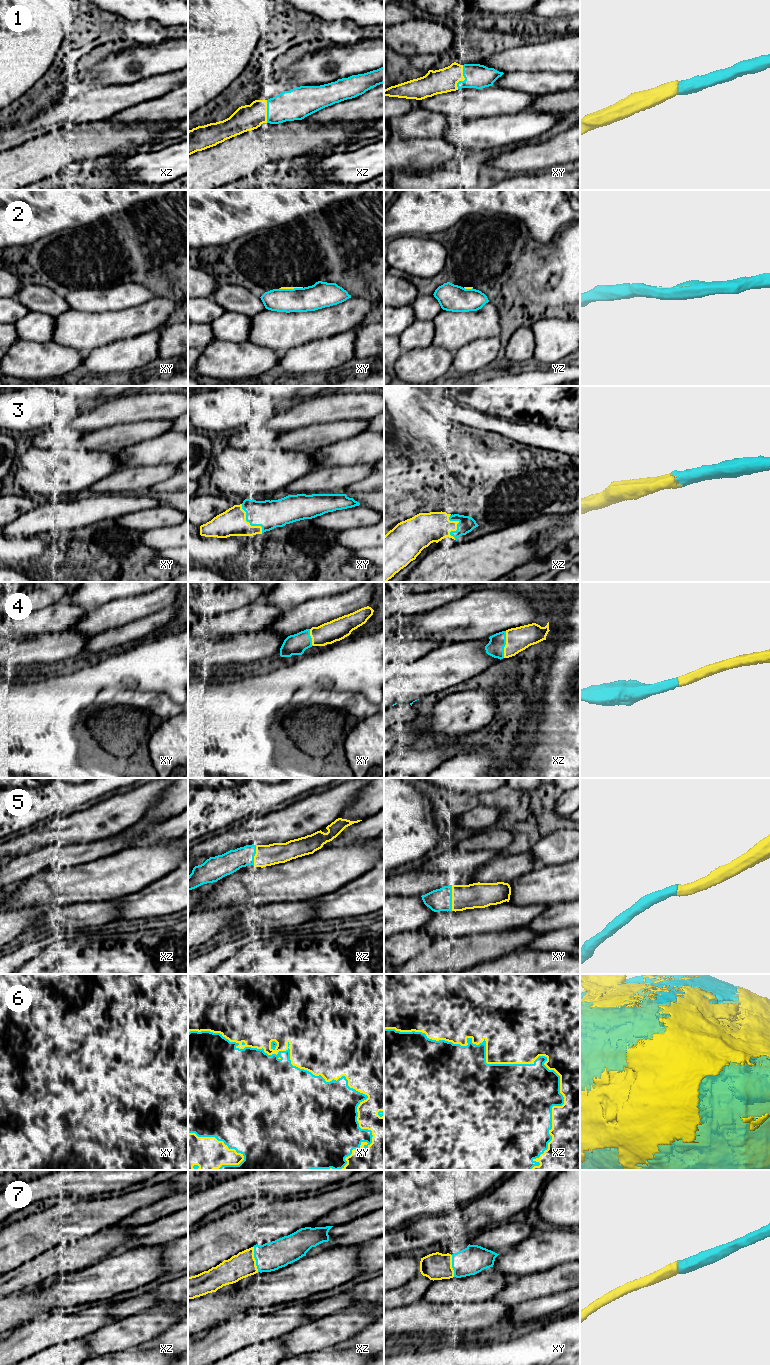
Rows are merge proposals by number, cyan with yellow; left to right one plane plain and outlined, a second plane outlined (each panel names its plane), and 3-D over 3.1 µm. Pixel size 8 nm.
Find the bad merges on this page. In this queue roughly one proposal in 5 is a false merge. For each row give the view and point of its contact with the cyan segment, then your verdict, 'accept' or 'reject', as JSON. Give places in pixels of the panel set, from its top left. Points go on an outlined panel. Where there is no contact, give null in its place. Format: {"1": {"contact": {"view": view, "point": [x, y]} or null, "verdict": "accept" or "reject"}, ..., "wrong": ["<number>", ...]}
{"1": {"contact": {"view": "xy", "point": [464, 77]}, "verdict": "accept"}, "2": {"contact": {"view": "xy", "point": [290, 289]}, "verdict": "accept"}, "3": {"contact": {"view": "xy", "point": [248, 521]}, "verdict": "accept"}, "4": {"contact": {"view": "xz", "point": [505, 644]}, "verdict": "accept"}, "5": {"contact": {"view": "xy", "point": [451, 898]}, "verdict": "accept"}, "6": {"contact": {"view": "xy", "point": [299, 1068]}, "verdict": "accept"}, "7": {"contact": {"view": "xz", "point": [255, 1259]}, "verdict": "accept"}, "wrong": []}

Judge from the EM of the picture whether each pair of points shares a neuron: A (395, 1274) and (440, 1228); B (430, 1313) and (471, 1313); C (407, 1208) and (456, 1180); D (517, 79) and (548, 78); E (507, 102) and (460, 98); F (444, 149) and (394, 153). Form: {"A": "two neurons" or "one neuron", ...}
{"A": "two neurons", "B": "one neuron", "C": "one neuron", "D": "one neuron", "E": "one neuron", "F": "one neuron"}

